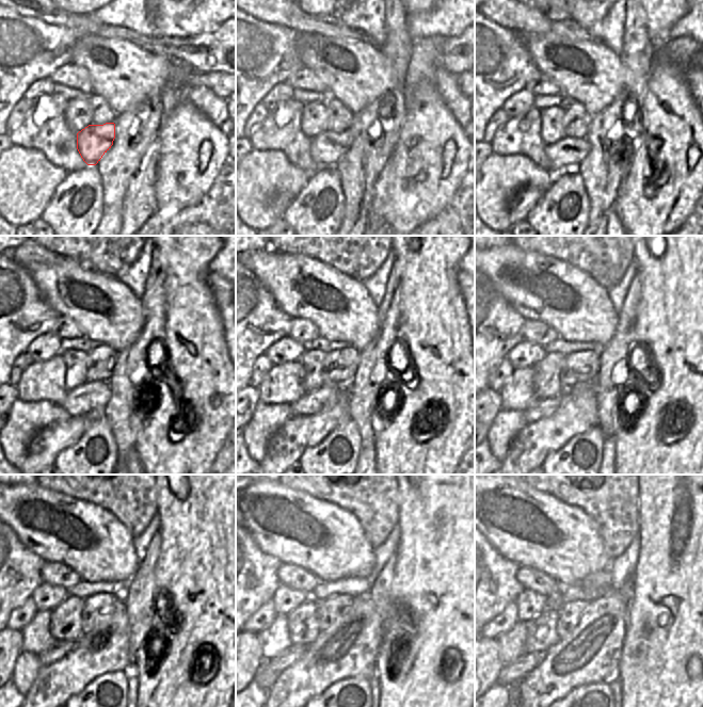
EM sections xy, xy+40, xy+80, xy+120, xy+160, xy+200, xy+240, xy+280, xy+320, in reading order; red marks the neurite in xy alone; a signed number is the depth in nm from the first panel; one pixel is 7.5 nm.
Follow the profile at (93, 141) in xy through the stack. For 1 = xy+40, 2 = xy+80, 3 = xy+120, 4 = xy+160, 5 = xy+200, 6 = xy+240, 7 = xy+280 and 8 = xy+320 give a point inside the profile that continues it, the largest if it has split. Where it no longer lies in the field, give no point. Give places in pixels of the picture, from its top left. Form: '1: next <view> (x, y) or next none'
1: next xy+40 (328, 147)
2: next xy+80 (566, 154)
3: next xy+120 (92, 395)
4: next xy+160 (314, 402)
5: next xy+200 (539, 408)
6: next xy+240 (59, 648)
7: next xy+280 (292, 654)
8: next xy+320 (510, 674)

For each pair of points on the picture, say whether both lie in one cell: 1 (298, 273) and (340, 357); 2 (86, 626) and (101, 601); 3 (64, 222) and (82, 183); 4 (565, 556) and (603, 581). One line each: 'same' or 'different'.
1: different
2: same
3: same
4: different

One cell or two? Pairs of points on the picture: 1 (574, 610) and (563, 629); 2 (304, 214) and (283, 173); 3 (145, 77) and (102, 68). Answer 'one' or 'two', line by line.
1: one
2: two
3: one

